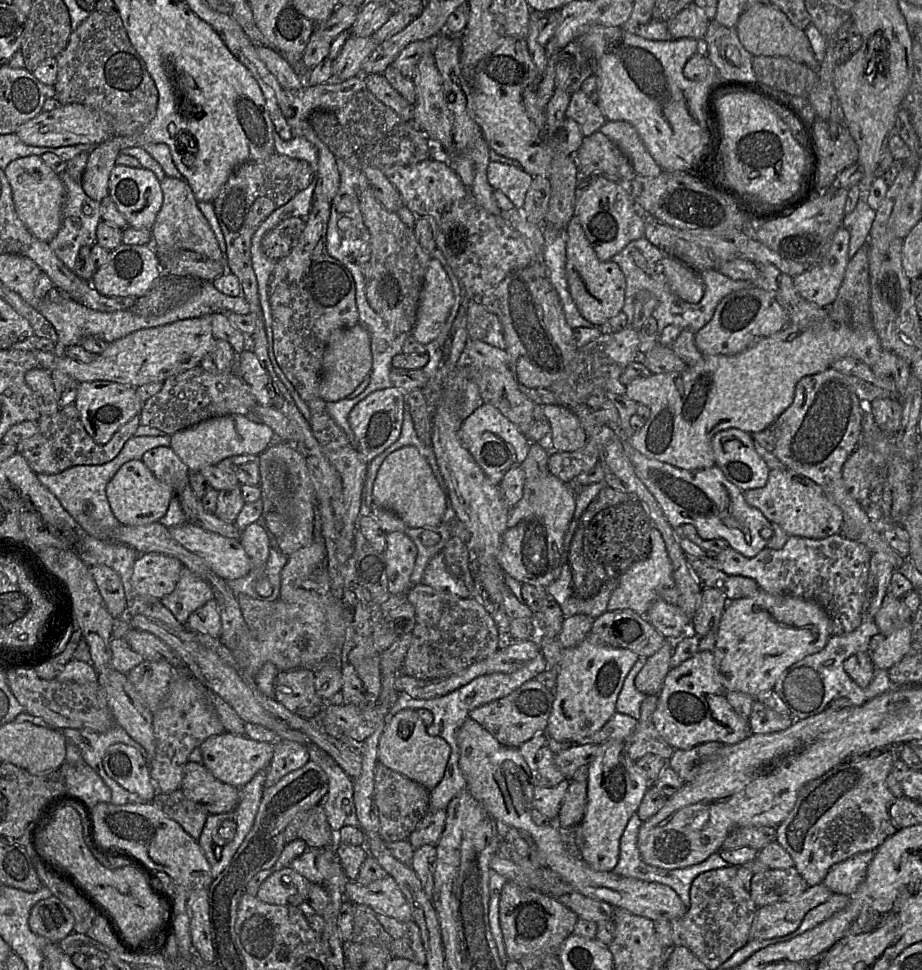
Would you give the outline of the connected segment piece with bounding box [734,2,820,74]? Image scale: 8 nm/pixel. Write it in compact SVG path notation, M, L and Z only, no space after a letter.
M768 2L746 8L734 28L741 44L753 57L788 57L808 66L817 74L820 63L815 58L805 31L794 26L780 9Z

